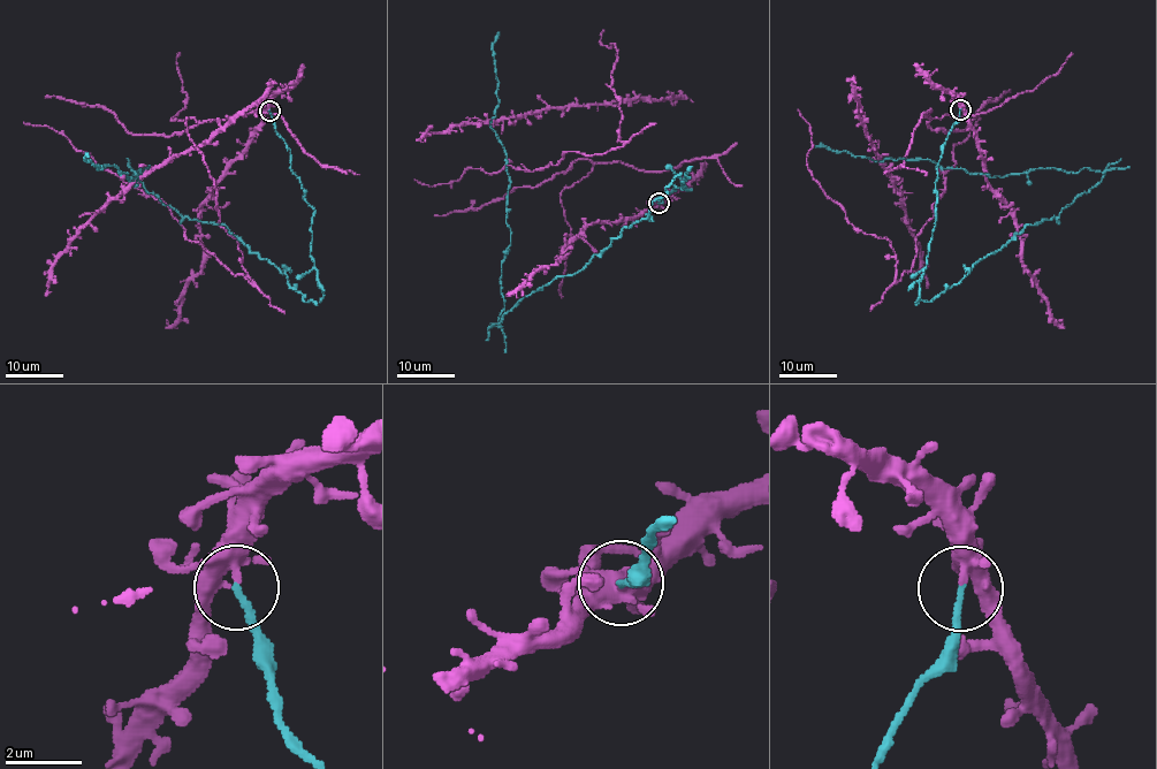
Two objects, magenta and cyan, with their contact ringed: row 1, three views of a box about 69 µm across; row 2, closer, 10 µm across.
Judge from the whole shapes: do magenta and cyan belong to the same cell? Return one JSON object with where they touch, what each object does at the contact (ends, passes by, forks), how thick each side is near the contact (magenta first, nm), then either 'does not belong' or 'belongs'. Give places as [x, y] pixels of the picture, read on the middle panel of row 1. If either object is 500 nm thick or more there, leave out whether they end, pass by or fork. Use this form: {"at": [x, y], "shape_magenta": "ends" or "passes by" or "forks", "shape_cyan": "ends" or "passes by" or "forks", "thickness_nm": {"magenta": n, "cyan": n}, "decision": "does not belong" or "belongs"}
{"at": [659, 203], "shape_magenta": "forks", "shape_cyan": "ends", "thickness_nm": {"magenta": 280, "cyan": 170}, "decision": "does not belong"}

